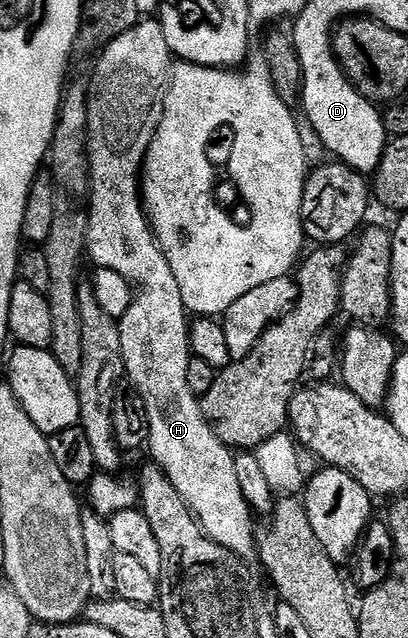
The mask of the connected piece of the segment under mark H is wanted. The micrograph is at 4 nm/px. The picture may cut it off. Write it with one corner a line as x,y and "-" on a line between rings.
149,18
139,24
135,24
132,28
126,29
121,36
115,36
113,40
107,41
107,43
103,45
102,51
104,51
104,53
101,54
96,65
92,68
92,80
89,79
87,81
88,138
86,143
88,146
88,175
92,178
92,189
88,195
88,247
86,249
86,256
89,261
93,260
93,265
95,265
96,268
114,270
114,274
122,274
122,278
126,278
126,282
132,285
134,289
132,305
129,306
126,310
126,314
118,323
120,326
120,337
122,338
122,358
124,359
124,371
126,373
127,383
135,388
146,406
146,414
148,415
148,442
146,448
147,451
152,451
151,459
166,474
166,478
172,483
174,490
178,490
178,494
182,494
186,506
192,511
193,516
199,520
201,530
214,542
218,542
226,550
233,552
235,556
248,558
248,555
250,555
251,552
253,555
258,548
258,540
254,535
254,532
252,536
252,520
254,521
254,513
252,509
249,508
246,498
242,494
242,486
238,486
238,474
234,470
236,456
234,455
233,449
227,448
226,445
216,437
214,430
208,424
208,419
202,414
200,400
192,393
190,386
188,385
186,379
186,366
190,359
190,313
182,302
182,290
178,290
178,278
174,278
174,270
170,270
170,262
166,258
166,254
162,254
160,244
152,232
152,223
148,221
148,213
144,211
144,201
142,199
142,180
140,175
150,142
156,137
156,131
162,122
164,103
166,102
166,94
168,93
168,81
172,79
172,69
174,67
172,45
166,42
163,23

